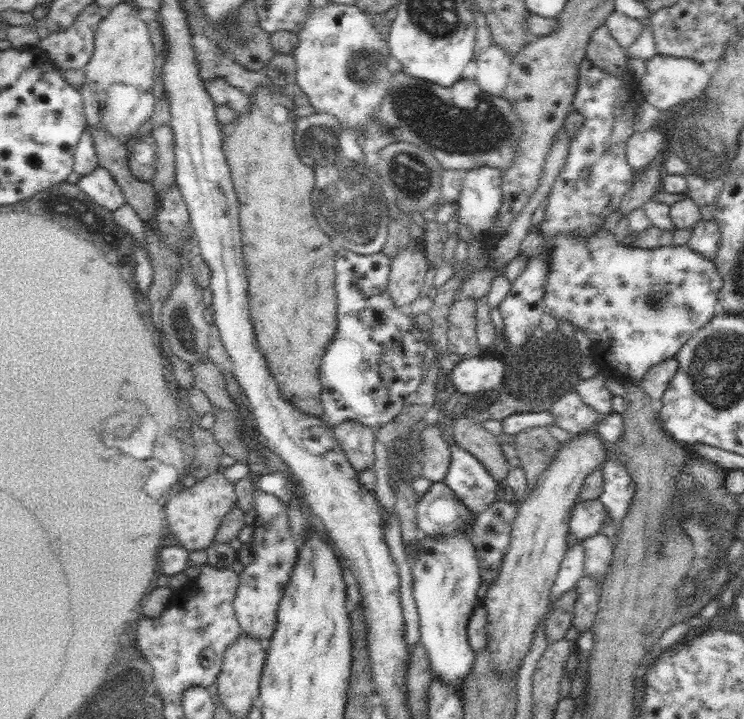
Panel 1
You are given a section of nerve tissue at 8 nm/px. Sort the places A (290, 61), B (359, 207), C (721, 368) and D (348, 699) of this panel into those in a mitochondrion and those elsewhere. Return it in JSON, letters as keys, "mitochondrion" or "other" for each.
{"A":"other","B":"mitochondrion","C":"mitochondrion","D":"other"}

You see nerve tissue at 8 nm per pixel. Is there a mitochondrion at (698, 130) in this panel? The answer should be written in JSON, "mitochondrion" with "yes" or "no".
{"mitochondrion":"yes"}

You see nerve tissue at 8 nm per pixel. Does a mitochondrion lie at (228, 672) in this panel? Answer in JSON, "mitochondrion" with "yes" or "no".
{"mitochondrion":"no"}

